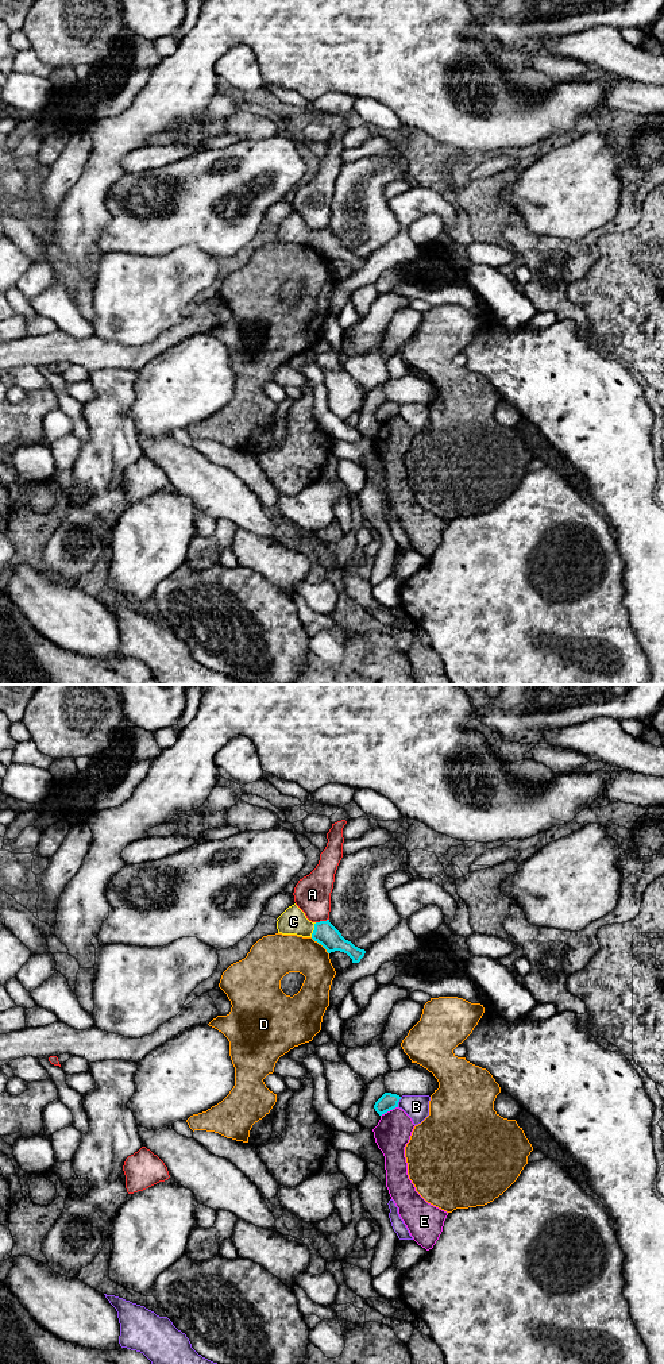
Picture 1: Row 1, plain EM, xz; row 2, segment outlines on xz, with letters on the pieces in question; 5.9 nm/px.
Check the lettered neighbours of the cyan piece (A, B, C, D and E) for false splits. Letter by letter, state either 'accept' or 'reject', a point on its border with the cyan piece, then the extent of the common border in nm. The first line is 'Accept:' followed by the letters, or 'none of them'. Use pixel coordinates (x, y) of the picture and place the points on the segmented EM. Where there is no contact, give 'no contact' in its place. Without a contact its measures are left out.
Accept: D
A: reject; meets cyan in xz at (321, 921); contact 80 nm long
B: reject; meets cyan in xz at (398, 1101); contact 70 nm long
C: reject; meets cyan in xz at (315, 929); contact 90 nm long
D: accept; meets cyan in xz at (320, 943); contact 150 nm long
E: reject; meets cyan in xz at (389, 1110); contact 120 nm long

